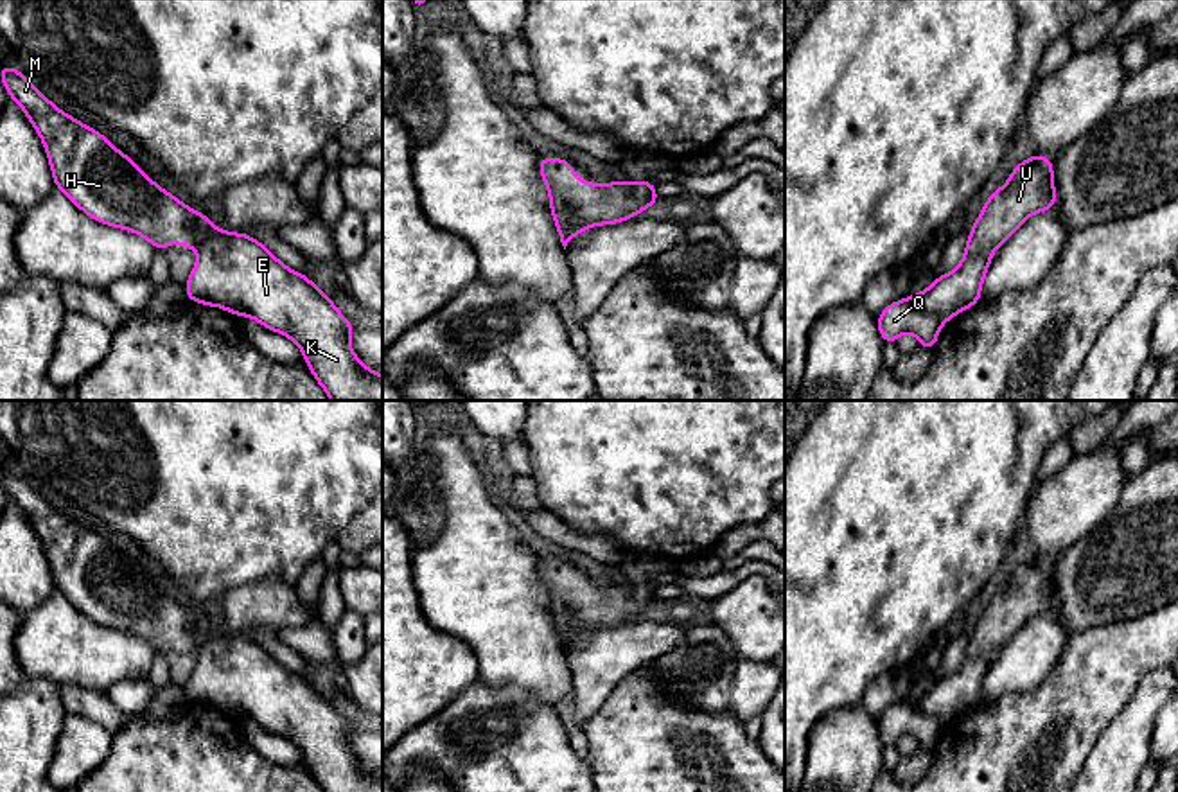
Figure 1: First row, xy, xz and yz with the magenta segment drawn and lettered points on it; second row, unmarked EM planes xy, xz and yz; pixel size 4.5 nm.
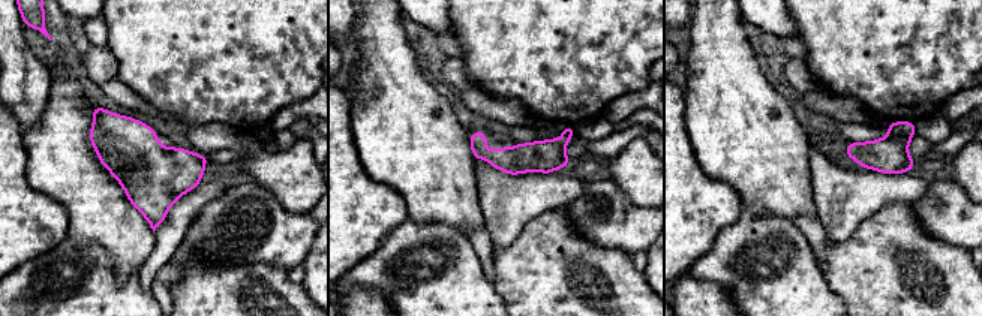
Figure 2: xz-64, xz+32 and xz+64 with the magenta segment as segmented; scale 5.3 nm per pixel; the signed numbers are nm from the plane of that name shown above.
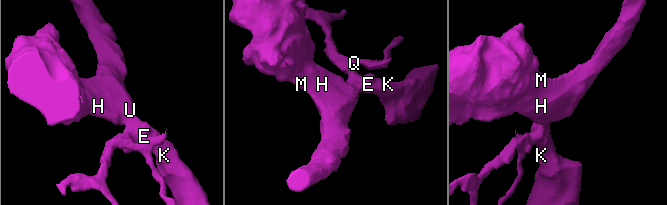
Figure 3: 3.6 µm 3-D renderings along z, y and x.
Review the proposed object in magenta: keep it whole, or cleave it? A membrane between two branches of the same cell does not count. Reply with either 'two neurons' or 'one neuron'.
one neuron

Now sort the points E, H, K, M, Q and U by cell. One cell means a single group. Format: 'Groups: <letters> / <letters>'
Groups: E H K M Q U

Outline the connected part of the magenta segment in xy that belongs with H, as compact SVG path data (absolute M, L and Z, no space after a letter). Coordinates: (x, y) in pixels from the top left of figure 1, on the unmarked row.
M13 467L0 471L0 481L41 539L54 587L75 609L102 627L138 636L156 652L167 654L169 645L181 645L185 652L198 650L198 664L185 686L189 704L255 720L266 731L287 738L302 751L307 770L323 792L382 792L382 778L365 769L350 751L350 738L356 733L352 726L305 677L284 668L251 638L223 634L208 618L165 594L97 532L56 510Z

